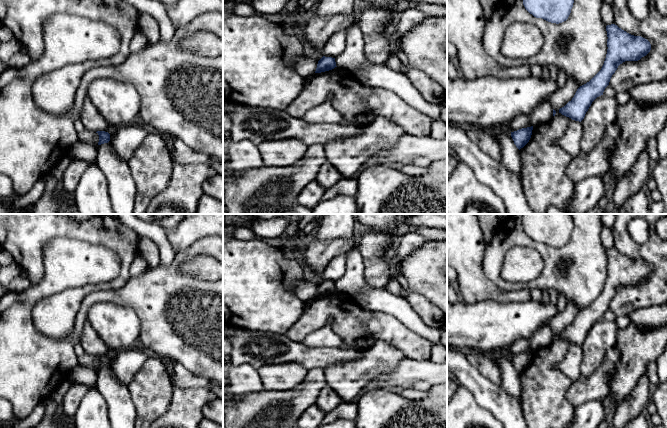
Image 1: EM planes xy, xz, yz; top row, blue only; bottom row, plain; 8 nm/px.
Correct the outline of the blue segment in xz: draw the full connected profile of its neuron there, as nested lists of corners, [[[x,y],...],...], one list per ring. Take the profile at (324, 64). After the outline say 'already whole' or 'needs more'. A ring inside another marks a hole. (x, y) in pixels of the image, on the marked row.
[[[323,56],[317,64],[315,73],[321,73],[334,69],[336,66],[335,58]]]; already whole

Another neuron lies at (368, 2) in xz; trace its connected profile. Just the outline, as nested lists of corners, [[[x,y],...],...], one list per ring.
[[[362,0],[366,6],[393,6],[401,0]]]

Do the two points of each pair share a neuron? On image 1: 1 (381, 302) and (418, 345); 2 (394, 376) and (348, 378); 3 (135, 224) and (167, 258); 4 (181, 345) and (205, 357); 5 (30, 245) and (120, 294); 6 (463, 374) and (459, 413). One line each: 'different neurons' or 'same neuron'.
1: different neurons
2: different neurons
3: same neuron
4: same neuron
5: different neurons
6: different neurons

